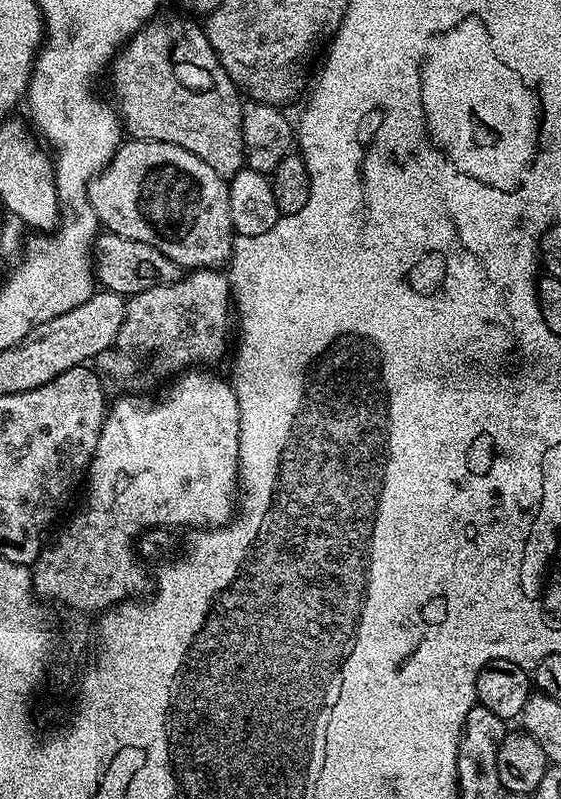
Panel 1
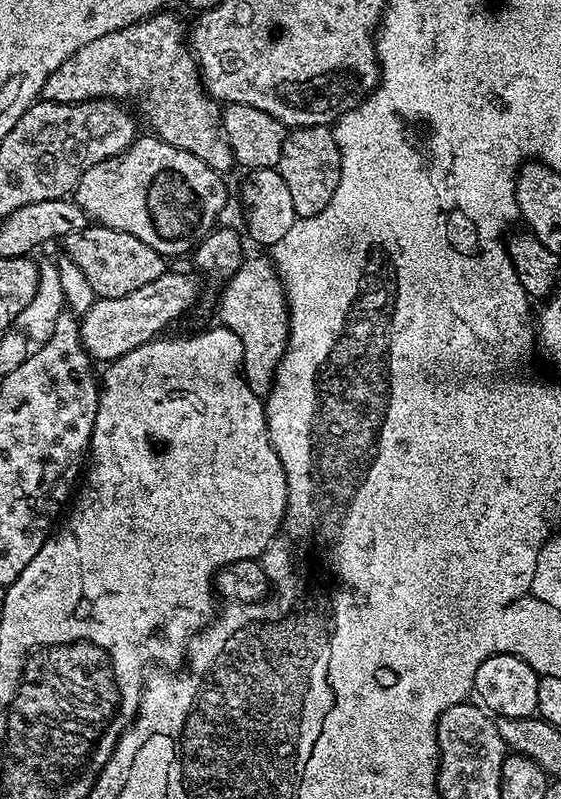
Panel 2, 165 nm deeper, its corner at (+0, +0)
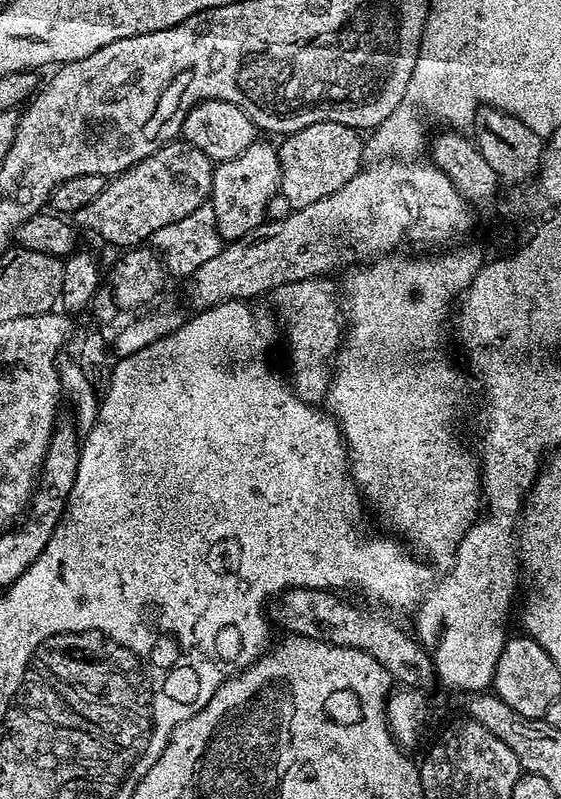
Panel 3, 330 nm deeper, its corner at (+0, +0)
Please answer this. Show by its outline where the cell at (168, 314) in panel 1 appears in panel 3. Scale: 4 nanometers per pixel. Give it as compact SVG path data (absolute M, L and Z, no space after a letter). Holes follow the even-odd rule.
M275 143L251 144L238 158L221 160L212 170L210 203L217 219L217 230L224 242L242 238L259 224L265 223L268 203L280 187L280 154Z

